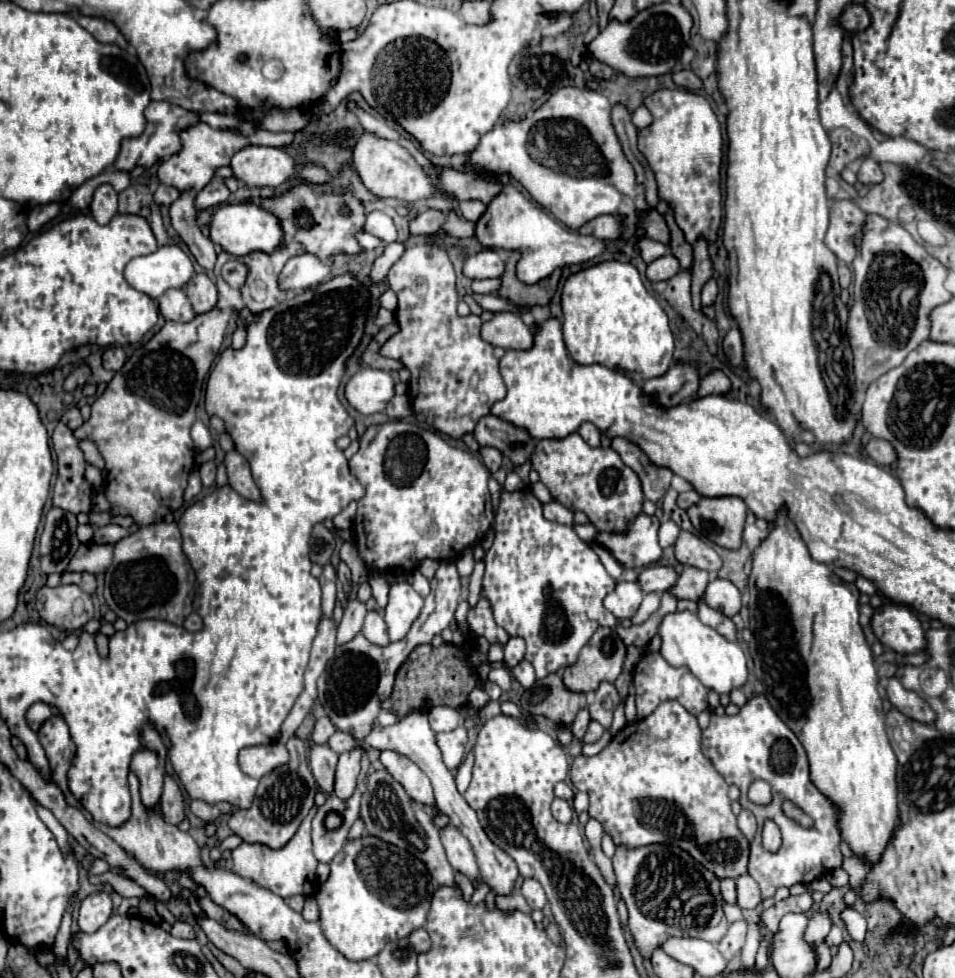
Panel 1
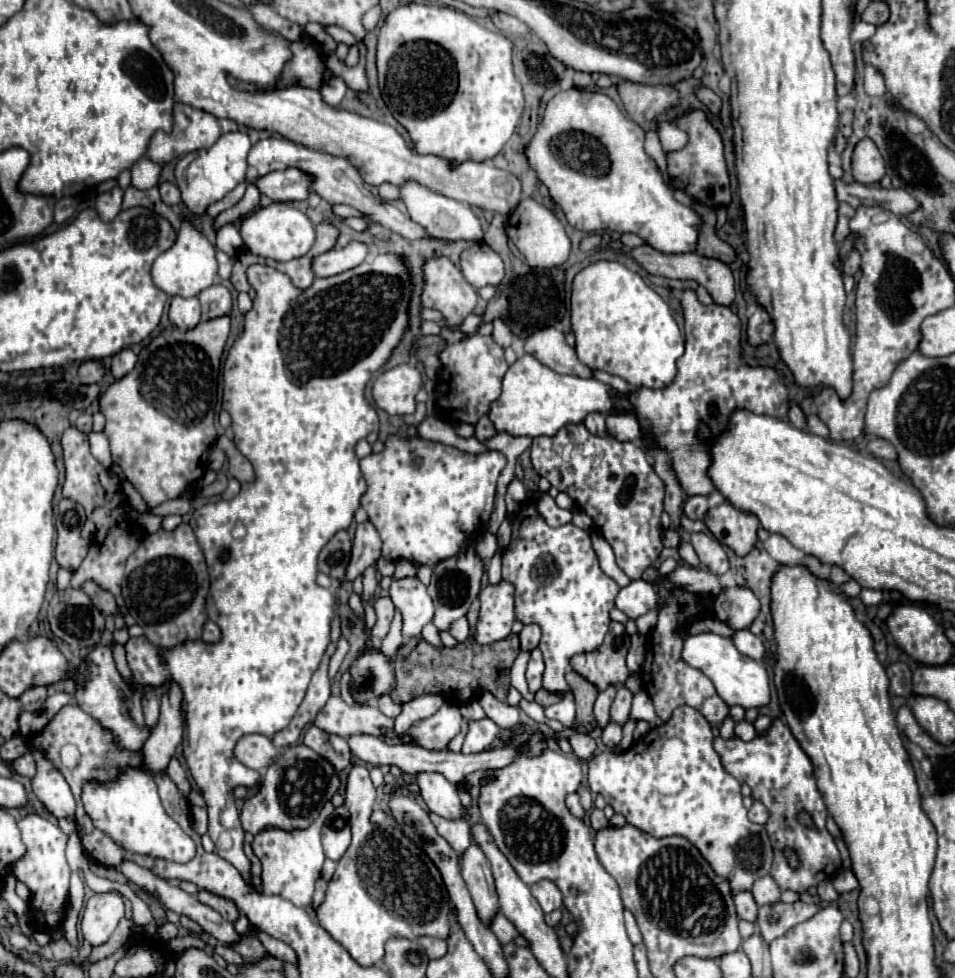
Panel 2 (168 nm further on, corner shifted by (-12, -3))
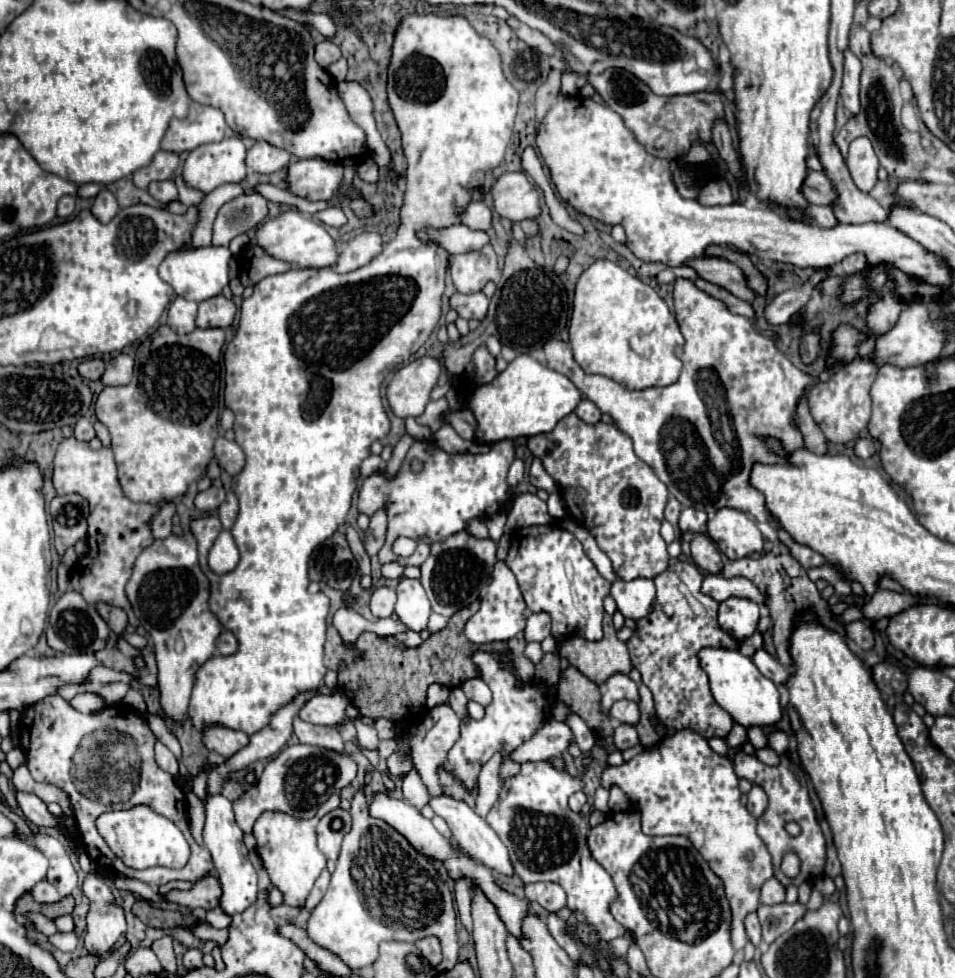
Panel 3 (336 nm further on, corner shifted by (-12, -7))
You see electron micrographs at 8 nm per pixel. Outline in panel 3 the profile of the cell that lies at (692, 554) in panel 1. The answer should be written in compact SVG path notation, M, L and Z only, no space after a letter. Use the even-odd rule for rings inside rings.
M697 534L691 540L691 558L707 574L719 574L723 570L721 552L719 552L717 544L711 538L707 538L705 534Z

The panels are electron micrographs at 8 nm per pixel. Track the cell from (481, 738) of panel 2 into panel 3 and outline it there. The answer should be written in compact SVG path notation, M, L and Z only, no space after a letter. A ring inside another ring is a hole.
M475 652L473 662L481 670L481 678L487 682L487 686L493 692L493 702L485 708L483 720L469 720L467 726L461 728L461 738L455 742L455 746L449 752L449 764L455 772L455 776L471 790L477 792L477 774L481 766L495 754L503 752L503 768L501 774L511 776L519 772L519 764L507 760L507 754L521 746L525 740L529 740L535 730L543 724L545 718L545 698L541 696L541 688L537 684L525 684L517 686L513 668L509 664L499 662L497 654L487 652Z

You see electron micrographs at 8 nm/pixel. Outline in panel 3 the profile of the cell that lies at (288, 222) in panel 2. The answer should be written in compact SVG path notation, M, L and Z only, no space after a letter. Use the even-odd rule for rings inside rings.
M287 210L275 218L261 222L257 226L255 240L269 256L277 260L285 260L297 268L325 268L325 266L333 266L337 258L335 242L327 234L327 230L319 222L297 210Z

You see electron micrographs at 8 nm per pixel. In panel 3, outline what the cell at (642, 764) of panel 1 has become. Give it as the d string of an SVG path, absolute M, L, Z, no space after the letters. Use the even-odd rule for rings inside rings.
M691 728L677 730L671 736L665 736L663 742L645 748L641 754L625 762L623 766L605 766L601 776L601 786L611 788L619 786L629 800L637 802L637 810L641 814L641 826L647 836L687 836L691 844L701 852L711 870L723 880L725 894L733 910L733 926L731 940L735 950L743 950L747 942L747 934L743 928L743 918L749 912L755 912L759 906L759 888L765 880L773 876L771 854L765 842L757 834L757 820L751 818L745 806L739 804L741 792L737 788L739 778L733 772L733 764L727 756L719 756L707 744L707 738L697 734Z

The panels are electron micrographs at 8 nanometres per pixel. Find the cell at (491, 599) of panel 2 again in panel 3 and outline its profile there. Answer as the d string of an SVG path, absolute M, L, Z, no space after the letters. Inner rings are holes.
M497 562L491 584L487 586L487 592L481 596L481 608L477 614L473 614L467 624L465 624L465 636L473 644L491 644L491 642L501 642L509 640L515 634L519 634L525 628L525 618L523 618L525 602L521 596L521 590L517 586L517 580L513 572L507 568L505 562Z

